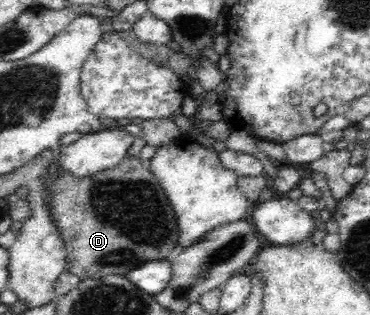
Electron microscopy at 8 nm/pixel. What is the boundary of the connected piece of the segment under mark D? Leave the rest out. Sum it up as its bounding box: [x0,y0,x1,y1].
[43,156,179,279]

